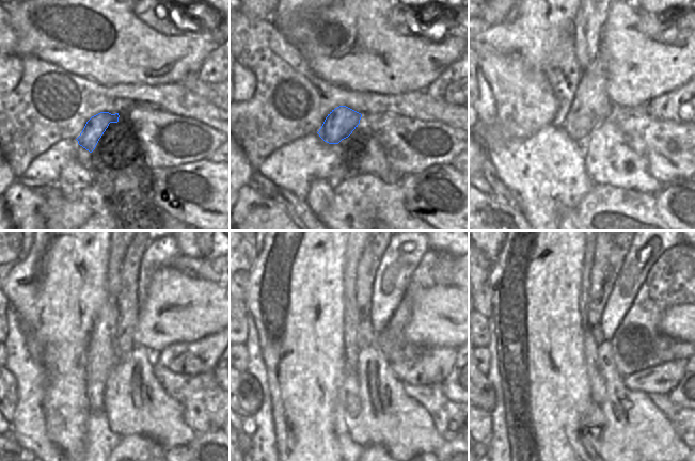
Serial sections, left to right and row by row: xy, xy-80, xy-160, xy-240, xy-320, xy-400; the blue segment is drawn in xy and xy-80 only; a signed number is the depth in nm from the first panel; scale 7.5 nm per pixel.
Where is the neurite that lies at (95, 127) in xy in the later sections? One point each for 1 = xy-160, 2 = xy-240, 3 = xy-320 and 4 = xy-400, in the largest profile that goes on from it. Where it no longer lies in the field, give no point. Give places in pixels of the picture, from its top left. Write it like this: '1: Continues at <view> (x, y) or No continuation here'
1: Continues at xy-160 (591, 106)
2: Continues at xy-240 (124, 339)
3: Continues at xy-320 (373, 252)
4: Continues at xy-400 (603, 260)

